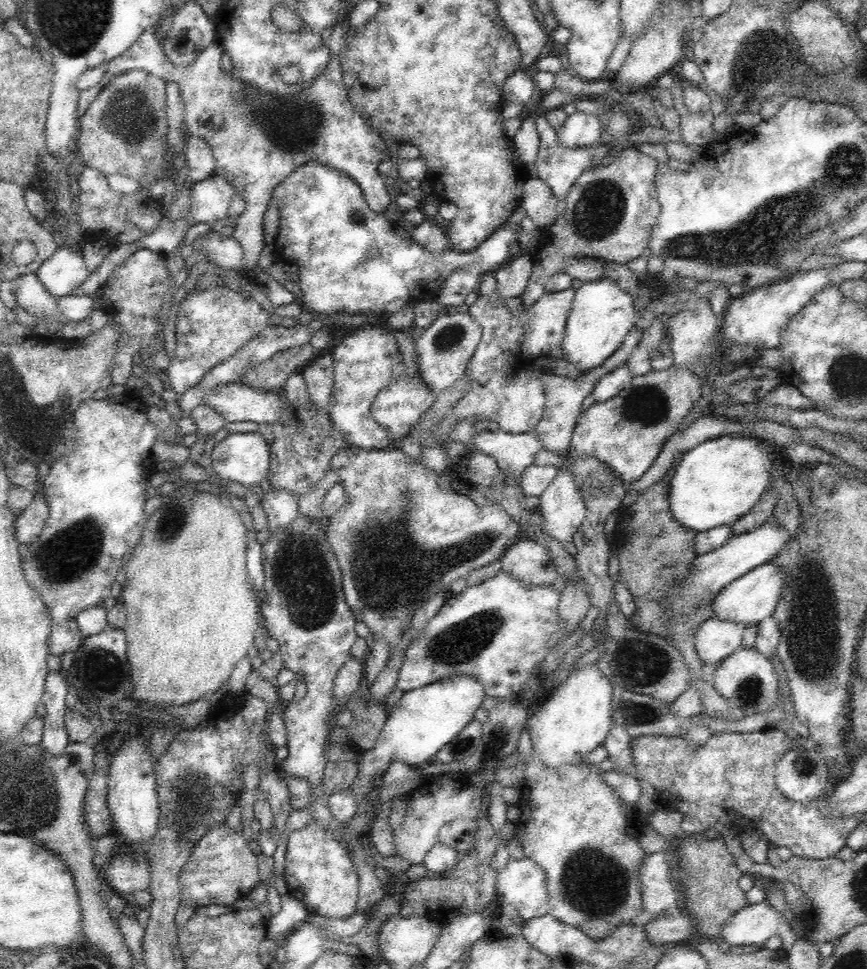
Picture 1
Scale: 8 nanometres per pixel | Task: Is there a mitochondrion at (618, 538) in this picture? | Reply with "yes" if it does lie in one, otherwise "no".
no

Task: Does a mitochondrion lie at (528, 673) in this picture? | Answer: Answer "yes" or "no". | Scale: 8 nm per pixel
no

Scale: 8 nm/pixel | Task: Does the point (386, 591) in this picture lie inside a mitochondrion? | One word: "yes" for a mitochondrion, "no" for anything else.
yes

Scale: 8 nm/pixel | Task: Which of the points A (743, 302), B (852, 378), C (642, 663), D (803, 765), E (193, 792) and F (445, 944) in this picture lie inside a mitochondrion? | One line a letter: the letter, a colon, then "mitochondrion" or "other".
A: other
B: mitochondrion
C: mitochondrion
D: mitochondrion
E: mitochondrion
F: other

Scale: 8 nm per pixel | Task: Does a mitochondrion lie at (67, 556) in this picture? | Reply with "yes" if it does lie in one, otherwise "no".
yes

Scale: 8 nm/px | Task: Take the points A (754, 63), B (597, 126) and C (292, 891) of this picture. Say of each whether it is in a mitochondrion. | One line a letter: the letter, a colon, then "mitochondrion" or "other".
A: mitochondrion
B: other
C: other

